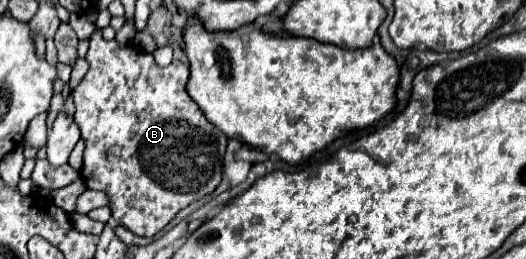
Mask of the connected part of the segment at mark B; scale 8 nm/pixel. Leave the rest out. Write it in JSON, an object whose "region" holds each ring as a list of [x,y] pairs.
{"region":[[[98,31],[90,37],[86,61],[90,67],[72,91],[76,105],[74,121],[86,139],[80,175],[88,189],[104,191],[108,195],[108,207],[120,225],[128,227],[136,235],[154,237],[180,209],[210,195],[220,185],[222,159],[228,139],[190,99],[186,91],[188,67],[180,61],[174,59],[168,67],[158,67],[150,53],[138,49],[136,45],[122,47],[116,41],[104,41]]]}

